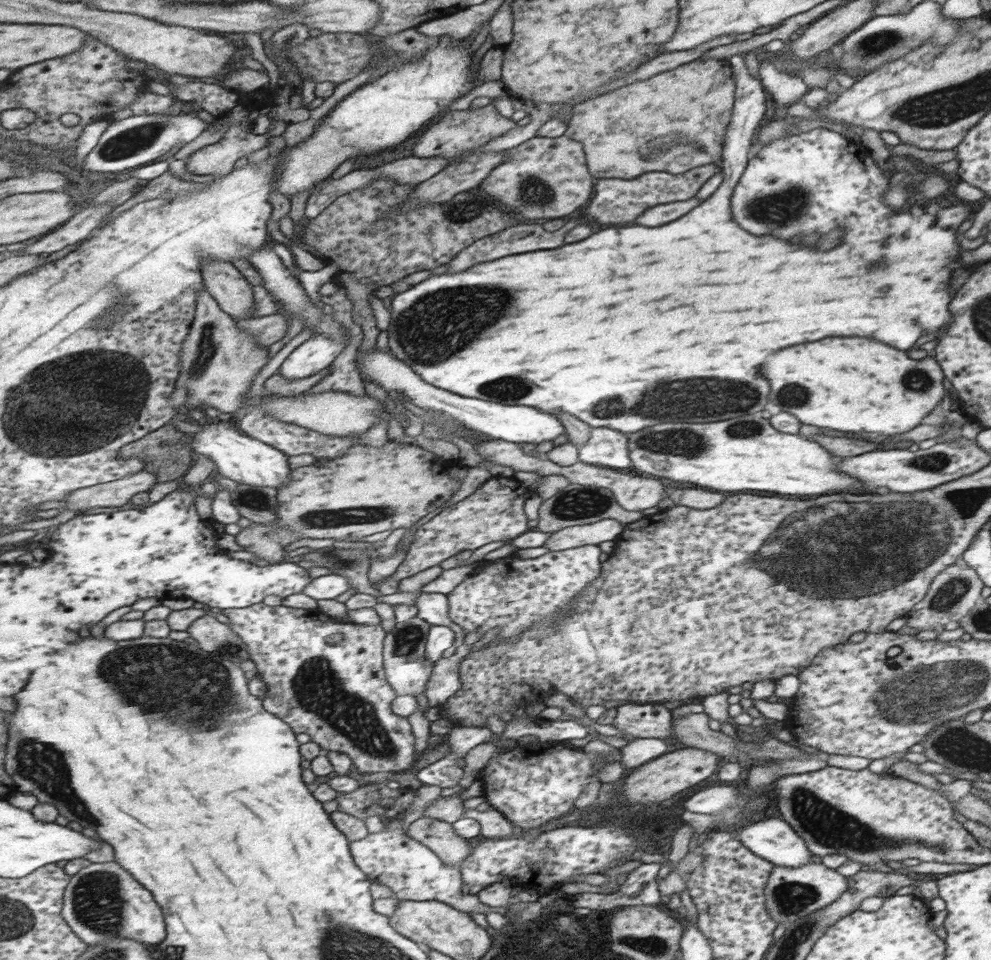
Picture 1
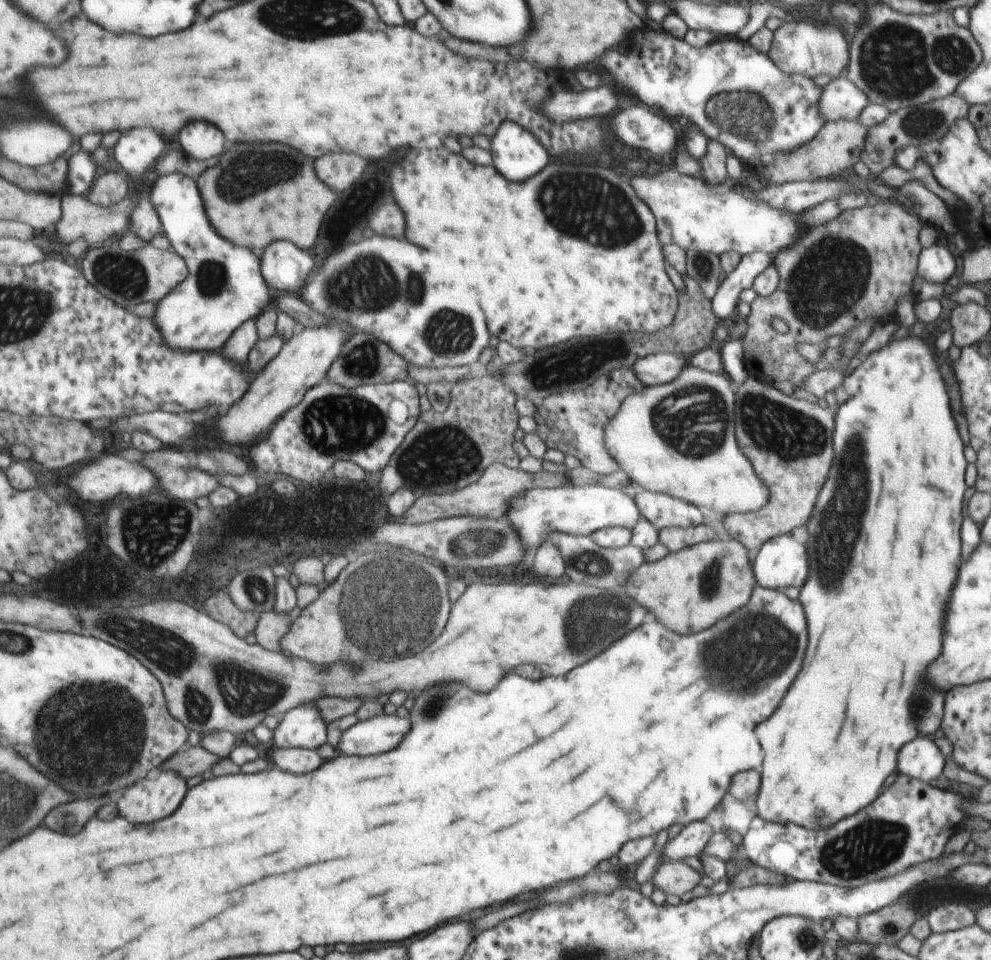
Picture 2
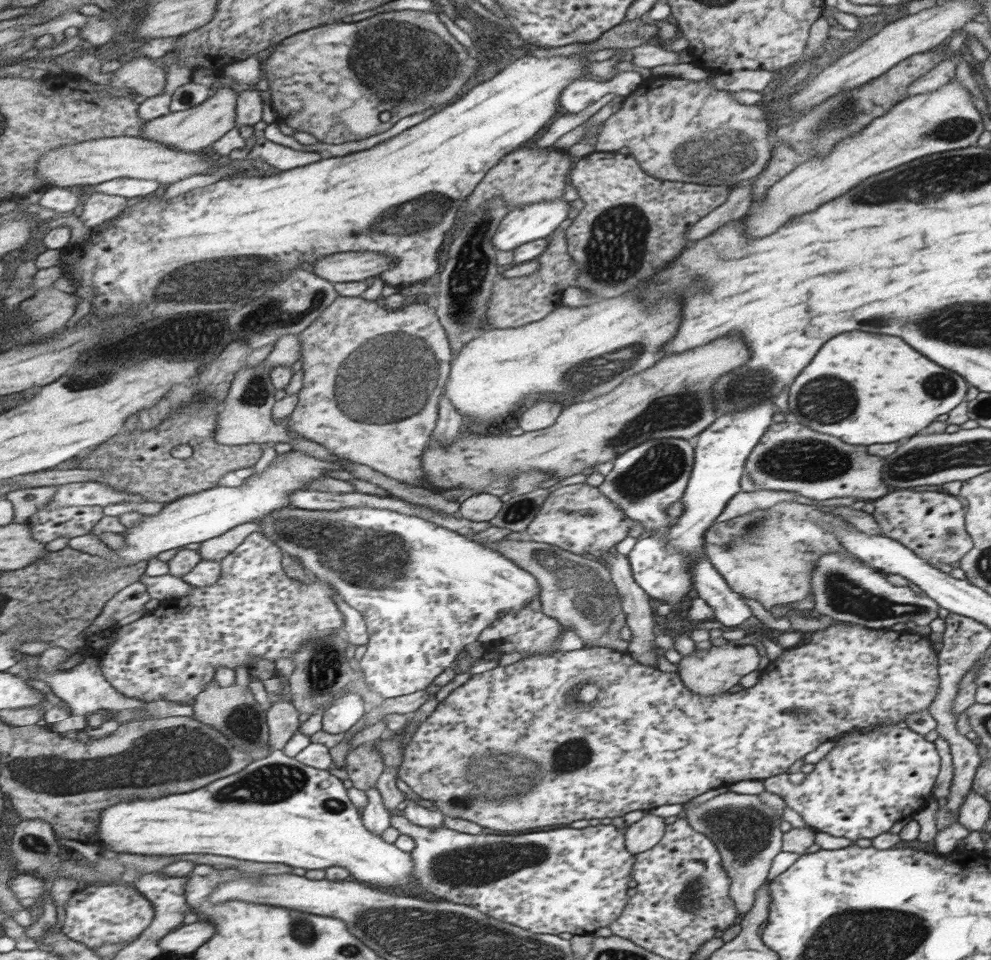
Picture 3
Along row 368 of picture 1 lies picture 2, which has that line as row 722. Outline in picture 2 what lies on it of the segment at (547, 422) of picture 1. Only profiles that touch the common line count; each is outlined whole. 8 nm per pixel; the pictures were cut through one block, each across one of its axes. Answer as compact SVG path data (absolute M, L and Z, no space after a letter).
M381 715L358 721L343 736L338 753L356 756L382 754L396 748L402 738L410 732L412 724L408 716Z

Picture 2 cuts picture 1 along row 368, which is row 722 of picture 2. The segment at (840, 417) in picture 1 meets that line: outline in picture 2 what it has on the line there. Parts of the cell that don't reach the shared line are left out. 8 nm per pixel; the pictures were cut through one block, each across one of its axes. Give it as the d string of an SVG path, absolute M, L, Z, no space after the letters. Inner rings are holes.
M909 334L904 340L889 342L884 348L869 354L866 358L859 359L854 363L854 370L846 376L843 380L842 385L847 392L848 398L844 401L838 408L838 413L835 416L835 427L833 430L833 435L831 438L833 448L834 448L834 463L832 463L830 474L827 476L826 482L823 484L822 490L819 492L818 499L815 502L814 515L807 522L807 528L809 530L810 538L805 543L807 545L808 551L808 562L810 564L810 575L807 576L807 582L803 584L799 592L799 602L804 604L804 608L808 608L808 656L804 656L804 672L800 672L800 680L796 680L796 684L792 684L792 692L788 692L788 696L784 696L784 704L780 704L780 712L776 712L776 716L772 716L772 720L766 720L764 724L760 724L760 744L764 744L764 768L762 768L762 778L761 785L757 795L757 804L754 807L754 813L764 820L776 821L780 823L793 822L797 825L802 825L807 829L814 829L819 831L820 829L830 828L834 823L838 823L838 820L852 816L856 814L858 810L862 810L864 806L874 802L878 796L880 796L880 790L882 790L882 784L886 782L886 778L890 774L896 772L896 756L899 756L898 750L902 750L906 744L912 742L914 739L920 738L920 736L930 736L932 732L936 732L940 728L940 722L942 722L942 708L946 708L944 704L944 691L937 691L932 688L926 680L926 672L928 672L928 666L938 660L938 656L942 654L942 636L944 636L944 616L946 616L946 610L948 610L948 602L950 602L950 596L952 596L952 588L956 584L956 578L958 578L958 566L960 566L960 526L962 526L962 502L964 500L964 492L966 492L966 484L964 484L964 470L966 470L966 458L964 458L964 442L960 440L960 432L956 430L956 422L952 418L952 412L950 412L950 398L946 394L946 386L940 378L940 372L938 371L938 364L934 361L934 344L930 344L933 347L928 347L928 342L920 336ZM858 474L860 474L860 494L866 494L862 498L862 506L866 510L858 510Z

